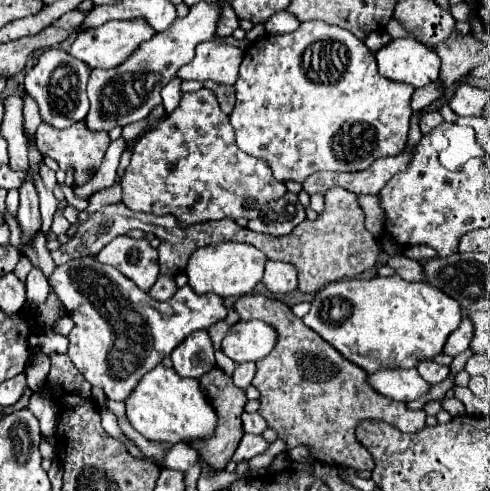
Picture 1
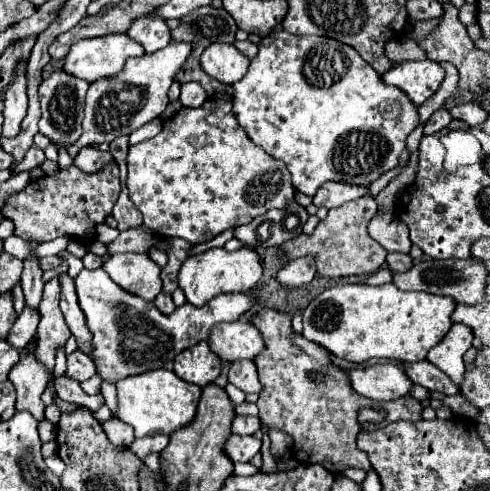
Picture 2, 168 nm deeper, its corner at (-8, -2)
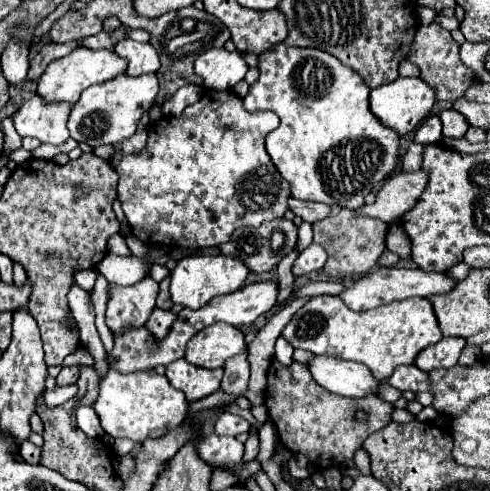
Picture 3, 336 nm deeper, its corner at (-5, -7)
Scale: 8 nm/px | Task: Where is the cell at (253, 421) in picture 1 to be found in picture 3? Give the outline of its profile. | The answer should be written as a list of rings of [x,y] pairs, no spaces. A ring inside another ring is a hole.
[[[223,413],[217,423],[215,423],[215,433],[217,435],[239,435],[239,433],[247,433],[249,431],[249,421],[245,421],[239,415],[233,413]]]

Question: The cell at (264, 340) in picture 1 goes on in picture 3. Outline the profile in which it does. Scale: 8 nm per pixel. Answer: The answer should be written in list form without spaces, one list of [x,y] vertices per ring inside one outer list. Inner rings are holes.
[[[215,323],[199,331],[187,343],[185,359],[197,367],[217,369],[223,367],[229,357],[241,353],[247,353],[245,335],[241,333],[241,329],[227,323]]]

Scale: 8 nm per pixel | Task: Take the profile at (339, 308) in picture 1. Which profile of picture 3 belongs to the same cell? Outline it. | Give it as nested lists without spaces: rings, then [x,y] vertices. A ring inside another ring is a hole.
[[[319,295],[309,299],[309,303],[305,303],[289,321],[289,325],[283,329],[283,337],[293,345],[293,347],[301,347],[307,349],[315,355],[329,355],[329,357],[339,357],[339,359],[347,359],[347,361],[357,361],[367,365],[373,375],[377,379],[387,379],[395,367],[399,365],[411,365],[415,361],[415,357],[419,355],[421,349],[437,343],[443,335],[439,329],[439,323],[435,319],[435,311],[433,305],[425,299],[425,297],[411,297],[407,301],[393,301],[393,303],[385,303],[379,305],[375,309],[357,313],[351,311],[341,297],[335,295]]]

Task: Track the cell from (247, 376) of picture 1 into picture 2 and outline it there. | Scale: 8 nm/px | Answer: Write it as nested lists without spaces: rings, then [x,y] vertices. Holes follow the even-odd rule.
[[[236,360],[230,364],[228,370],[228,382],[234,384],[236,388],[240,388],[242,392],[262,392],[262,384],[258,380],[258,372],[256,372],[256,364],[252,360]]]

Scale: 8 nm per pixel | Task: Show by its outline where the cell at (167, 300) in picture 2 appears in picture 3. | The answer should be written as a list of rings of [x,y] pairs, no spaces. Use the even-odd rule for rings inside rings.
[[[155,309],[153,313],[151,313],[151,317],[147,319],[147,327],[149,327],[149,331],[155,335],[155,337],[163,337],[163,335],[167,335],[167,331],[169,331],[169,327],[173,325],[173,321],[175,321],[175,313],[173,311],[161,311],[161,309]]]

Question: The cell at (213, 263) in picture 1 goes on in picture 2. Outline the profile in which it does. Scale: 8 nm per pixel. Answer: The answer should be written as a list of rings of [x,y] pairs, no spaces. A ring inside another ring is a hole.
[[[212,248],[198,256],[190,256],[184,260],[184,266],[178,272],[178,286],[182,288],[188,302],[202,306],[210,302],[220,292],[248,292],[262,276],[262,264],[254,250],[240,248],[234,252],[226,252],[224,248]]]

